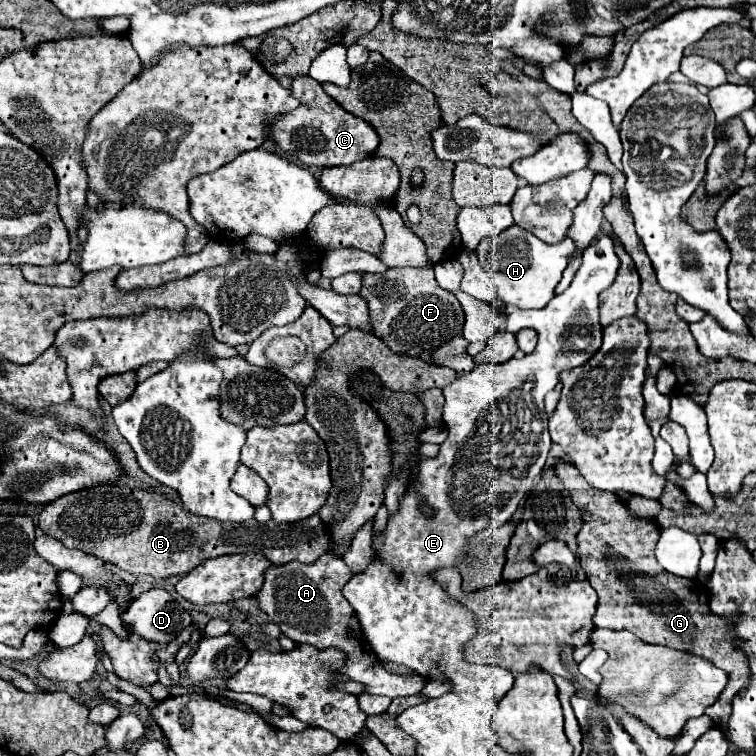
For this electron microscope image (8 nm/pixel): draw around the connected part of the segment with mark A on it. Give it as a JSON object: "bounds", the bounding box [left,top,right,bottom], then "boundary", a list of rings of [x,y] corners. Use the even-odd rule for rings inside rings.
{"bounds":[255,553,427,697],"boundary":[[[325,553],[315,563],[299,563],[291,561],[285,565],[271,565],[265,571],[265,581],[261,591],[255,595],[259,609],[263,609],[273,623],[277,623],[289,639],[297,643],[311,645],[315,649],[339,649],[345,655],[345,663],[339,673],[351,681],[363,685],[363,693],[371,695],[385,695],[385,697],[405,697],[405,695],[419,695],[421,689],[427,685],[427,679],[419,675],[399,675],[389,673],[383,663],[373,655],[373,649],[367,645],[357,613],[351,609],[349,601],[343,597],[341,589],[351,579],[349,567],[335,555]]]}

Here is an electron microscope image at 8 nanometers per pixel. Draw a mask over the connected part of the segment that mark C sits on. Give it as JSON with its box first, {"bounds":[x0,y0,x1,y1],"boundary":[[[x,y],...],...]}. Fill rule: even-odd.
{"bounds":[265,75,379,167],"boundary":[[[309,75],[295,77],[291,83],[291,93],[301,105],[295,111],[273,119],[267,125],[265,135],[283,153],[291,155],[295,163],[303,167],[345,167],[375,153],[379,145],[375,129],[367,121],[341,109],[341,105],[337,105],[337,101],[323,91],[319,81],[313,81]]]}

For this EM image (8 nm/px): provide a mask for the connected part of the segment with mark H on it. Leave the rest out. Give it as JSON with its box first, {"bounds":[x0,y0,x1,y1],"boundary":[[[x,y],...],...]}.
{"bounds":[475,225,575,309],"boundary":[[[511,225],[501,235],[481,241],[481,245],[475,249],[481,267],[485,273],[489,273],[489,279],[497,287],[499,299],[519,309],[539,309],[549,303],[573,251],[575,245],[569,239],[563,239],[557,245],[549,245],[519,225]]]}

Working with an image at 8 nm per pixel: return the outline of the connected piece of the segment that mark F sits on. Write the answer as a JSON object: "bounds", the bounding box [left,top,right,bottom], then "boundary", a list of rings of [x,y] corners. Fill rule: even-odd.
{"bounds":[361,267,465,357],"boundary":[[[405,267],[387,269],[385,273],[363,273],[361,297],[369,303],[369,317],[373,333],[385,341],[385,345],[401,355],[421,357],[433,353],[445,341],[461,335],[465,325],[465,315],[461,303],[453,293],[441,289],[435,281],[433,267]],[[381,317],[381,321],[379,321]]]}

